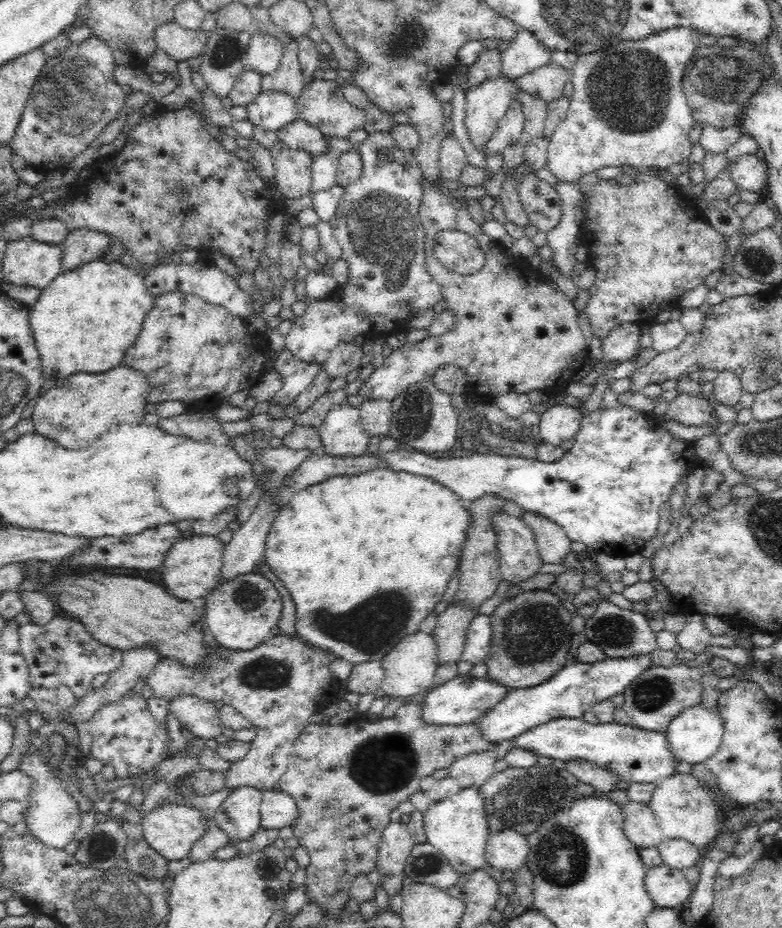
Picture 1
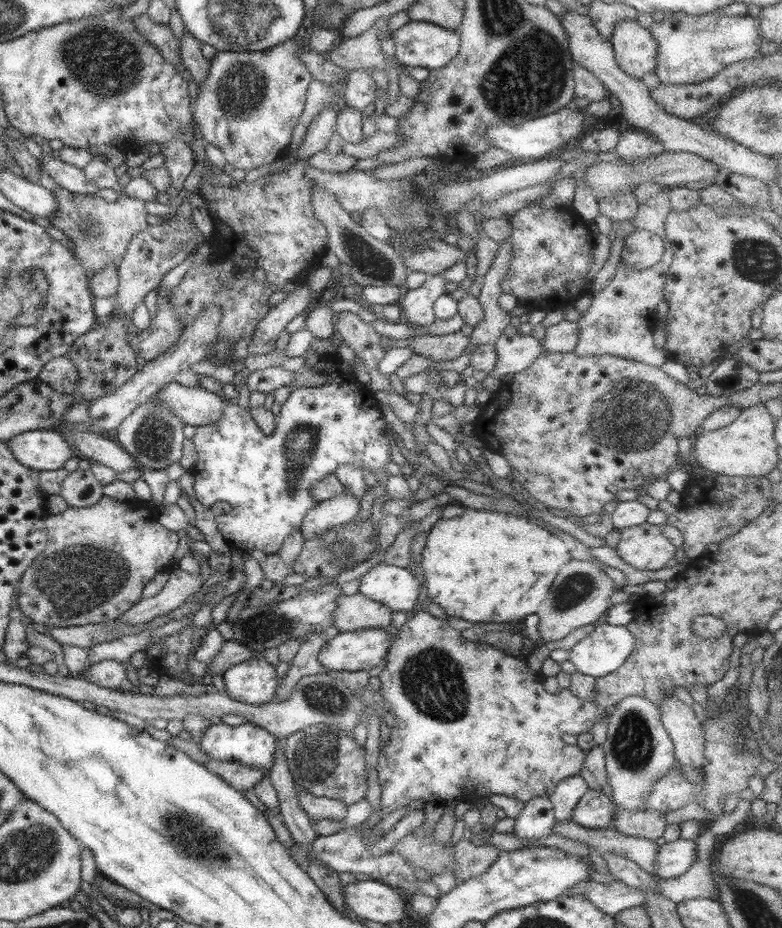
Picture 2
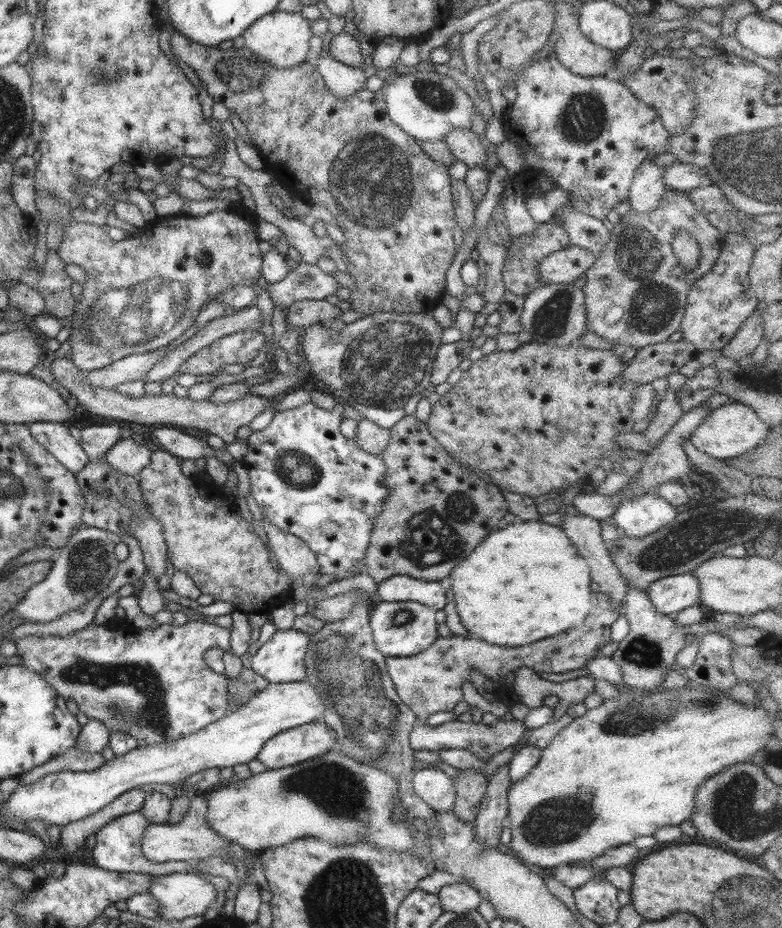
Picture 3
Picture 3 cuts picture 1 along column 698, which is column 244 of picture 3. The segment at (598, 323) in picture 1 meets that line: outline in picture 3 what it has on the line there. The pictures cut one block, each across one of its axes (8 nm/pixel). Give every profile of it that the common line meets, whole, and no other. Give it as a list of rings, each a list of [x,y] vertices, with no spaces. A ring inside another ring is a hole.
[[[35,195],[34,204],[36,205],[36,210],[38,210],[38,216],[42,224],[49,224],[53,220],[63,220],[67,224],[63,228],[63,237],[60,246],[57,248],[57,253],[61,260],[65,264],[76,264],[84,270],[86,274],[86,282],[80,284],[73,281],[70,284],[70,291],[72,292],[72,297],[75,304],[74,312],[72,316],[72,327],[70,329],[70,350],[69,356],[71,361],[81,370],[81,371],[95,371],[116,362],[118,359],[124,357],[124,352],[137,350],[139,352],[144,351],[154,351],[158,350],[160,347],[166,347],[172,340],[176,339],[180,335],[184,334],[186,330],[190,329],[195,324],[194,320],[200,312],[200,307],[202,304],[210,303],[213,298],[222,290],[228,287],[236,286],[246,286],[257,282],[258,278],[261,276],[261,266],[263,263],[263,252],[260,250],[260,240],[254,229],[256,228],[252,225],[252,220],[244,218],[244,216],[239,216],[232,207],[227,208],[227,210],[213,210],[204,216],[186,216],[181,214],[176,217],[158,217],[156,221],[145,224],[143,226],[143,234],[138,234],[136,236],[127,237],[121,241],[114,241],[108,235],[107,229],[105,227],[96,226],[92,223],[76,222],[73,220],[72,208],[68,203],[64,204],[56,195]]]

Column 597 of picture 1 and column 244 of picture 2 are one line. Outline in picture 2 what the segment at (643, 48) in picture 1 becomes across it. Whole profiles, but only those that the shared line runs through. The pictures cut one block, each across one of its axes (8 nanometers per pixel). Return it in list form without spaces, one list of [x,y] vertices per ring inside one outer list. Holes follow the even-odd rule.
[[[296,38],[264,51],[218,51],[210,62],[208,77],[205,84],[200,86],[200,94],[192,108],[193,118],[196,119],[206,144],[218,147],[228,164],[246,172],[274,163],[284,148],[292,142],[292,132],[303,114],[307,91],[313,82],[311,73],[299,59]]]

